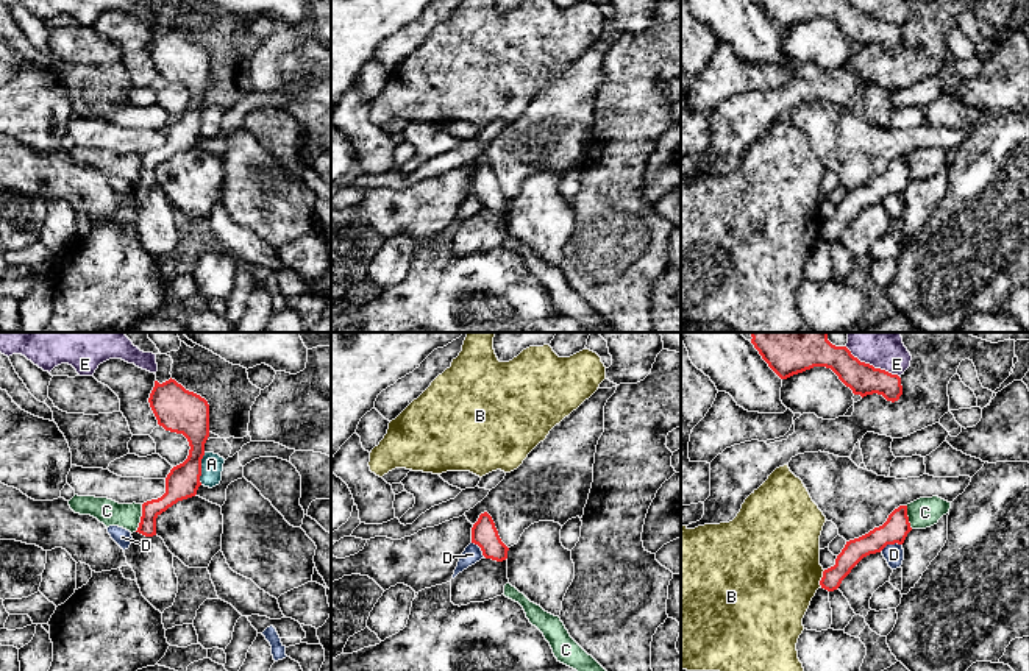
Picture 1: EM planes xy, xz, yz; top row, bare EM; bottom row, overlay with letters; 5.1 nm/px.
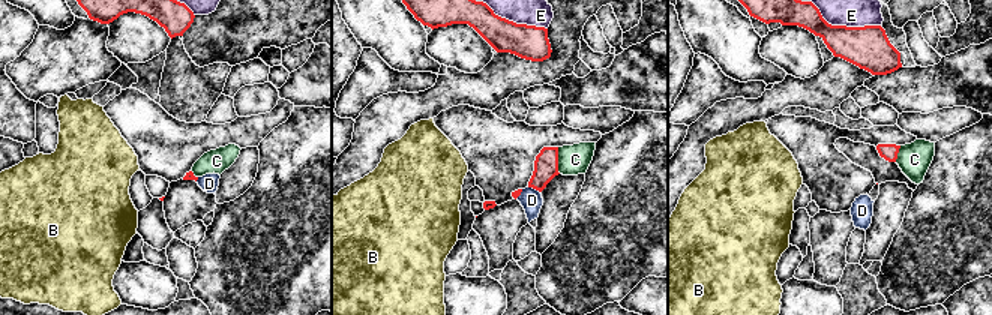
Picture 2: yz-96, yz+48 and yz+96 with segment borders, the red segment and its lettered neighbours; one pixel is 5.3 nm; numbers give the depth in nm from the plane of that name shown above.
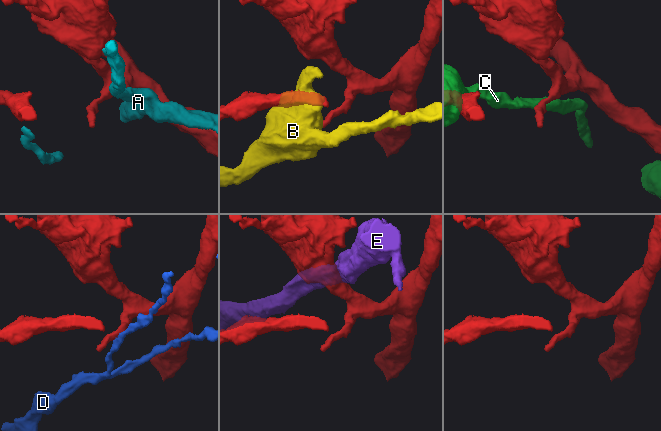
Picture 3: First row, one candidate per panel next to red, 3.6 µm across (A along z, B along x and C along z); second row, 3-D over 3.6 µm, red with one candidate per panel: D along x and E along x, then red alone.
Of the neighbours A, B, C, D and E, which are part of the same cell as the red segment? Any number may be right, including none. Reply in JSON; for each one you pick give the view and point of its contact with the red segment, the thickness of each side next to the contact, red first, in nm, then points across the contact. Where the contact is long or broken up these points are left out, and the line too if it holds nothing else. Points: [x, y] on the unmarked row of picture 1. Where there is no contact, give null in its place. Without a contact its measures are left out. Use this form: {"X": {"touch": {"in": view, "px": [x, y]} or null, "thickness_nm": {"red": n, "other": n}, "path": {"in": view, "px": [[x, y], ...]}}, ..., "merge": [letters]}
{"merge": []}

